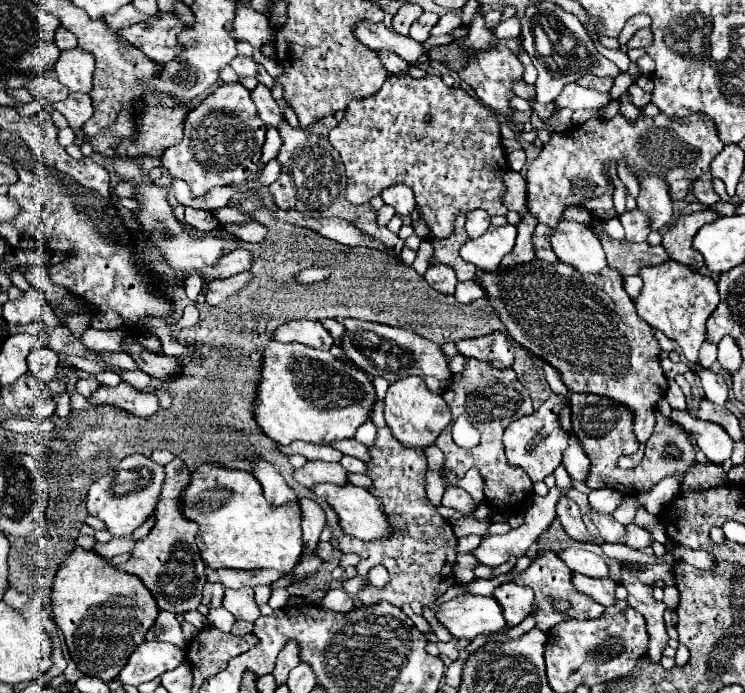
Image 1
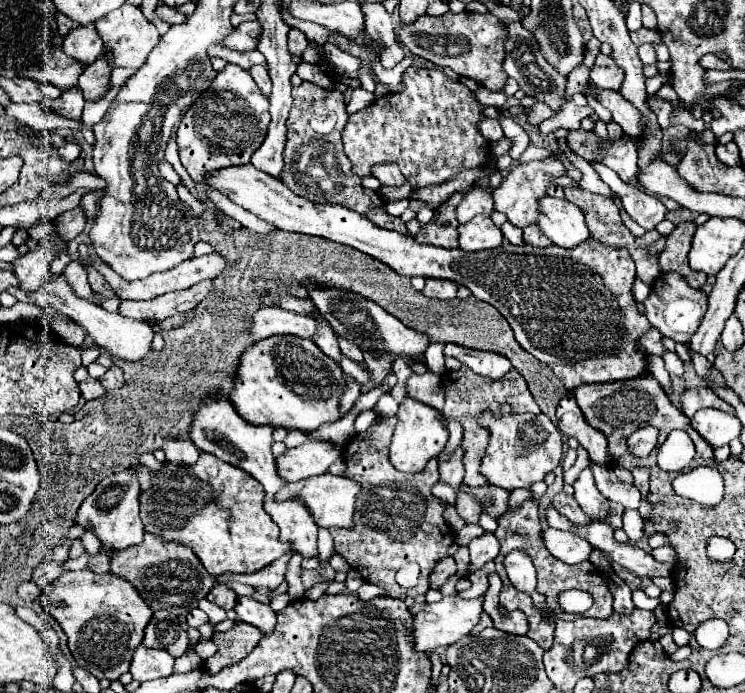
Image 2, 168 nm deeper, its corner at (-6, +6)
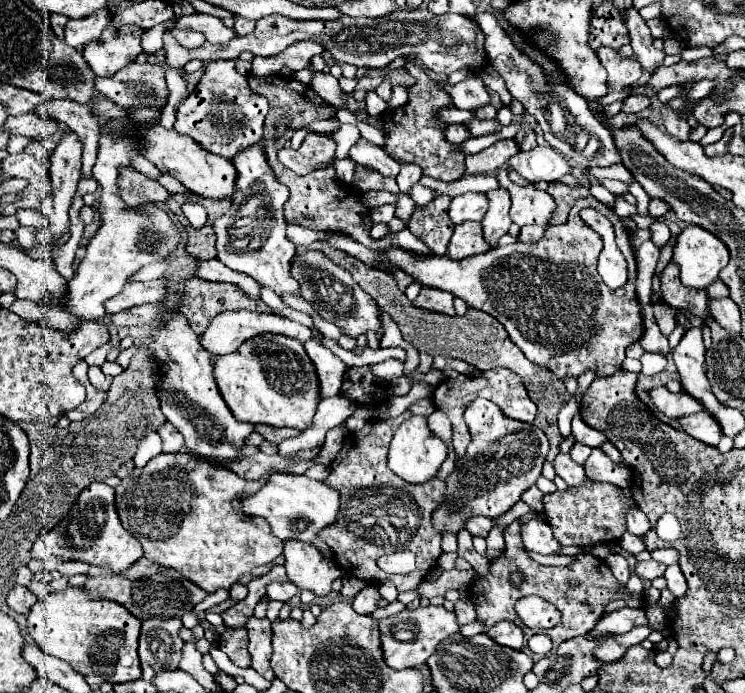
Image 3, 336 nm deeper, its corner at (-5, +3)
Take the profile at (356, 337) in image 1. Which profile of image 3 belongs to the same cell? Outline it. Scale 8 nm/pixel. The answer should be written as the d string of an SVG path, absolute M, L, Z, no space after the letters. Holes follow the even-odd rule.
M305 251L293 255L291 277L301 285L301 297L311 303L325 321L335 323L343 335L363 335L367 331L383 333L377 303L357 285L349 271L329 261L321 251Z

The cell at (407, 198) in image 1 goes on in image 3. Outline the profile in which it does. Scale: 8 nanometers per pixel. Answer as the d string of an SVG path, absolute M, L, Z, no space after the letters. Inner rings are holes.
M359 137L357 143L349 149L349 157L355 163L367 165L371 169L377 169L385 177L397 177L397 173L399 173L397 161L393 161L381 147L365 141L363 137Z

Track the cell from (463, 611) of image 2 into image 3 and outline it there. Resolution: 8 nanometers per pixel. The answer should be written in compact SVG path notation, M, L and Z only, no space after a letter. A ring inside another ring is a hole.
M417 607L417 609L403 609L397 615L379 619L379 629L381 629L381 651L385 655L385 663L391 669L409 669L409 667L419 667L423 665L437 649L437 645L451 637L453 633L459 631L459 625L455 621L455 613L445 611L443 607Z

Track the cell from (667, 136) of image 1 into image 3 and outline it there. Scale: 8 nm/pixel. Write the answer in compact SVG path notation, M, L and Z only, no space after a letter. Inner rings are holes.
M499 187L489 191L487 199L489 199L489 211L483 219L483 237L491 247L497 247L499 237L503 237L511 227L511 219L509 219L511 197L505 189Z

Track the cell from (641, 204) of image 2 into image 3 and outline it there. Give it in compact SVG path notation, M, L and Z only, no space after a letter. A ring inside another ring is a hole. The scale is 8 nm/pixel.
M657 199L649 201L649 215L659 219L659 217L665 217L669 211L671 209L669 209L669 205L665 205L665 201L657 201Z

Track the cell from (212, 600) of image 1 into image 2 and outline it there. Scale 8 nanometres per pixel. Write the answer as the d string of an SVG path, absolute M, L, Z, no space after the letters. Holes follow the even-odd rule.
M220 582L220 584L216 584L216 586L210 590L210 594L206 596L206 600L222 606L224 610L230 610L230 608L234 608L234 604L236 604L236 592L230 590L226 584Z

